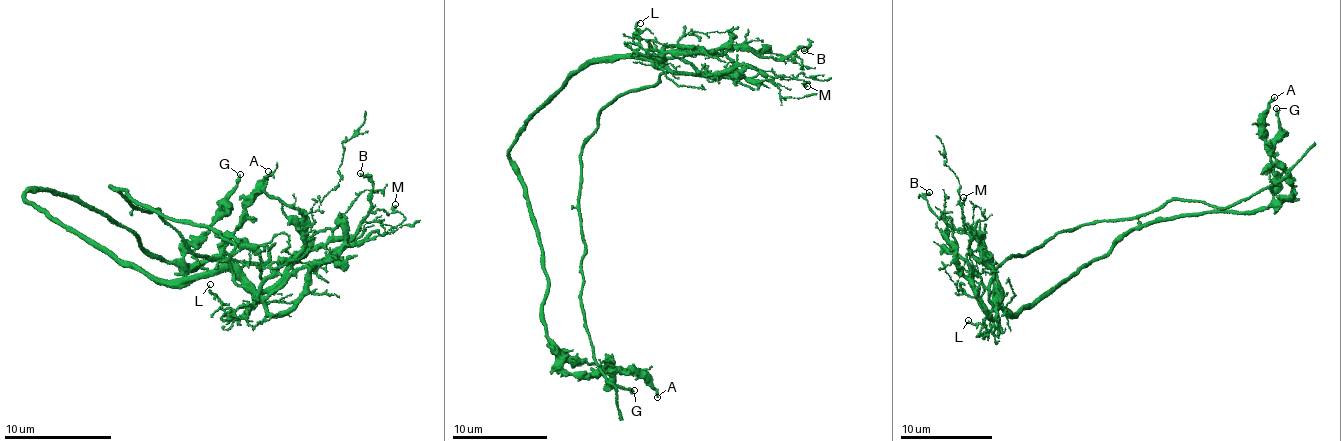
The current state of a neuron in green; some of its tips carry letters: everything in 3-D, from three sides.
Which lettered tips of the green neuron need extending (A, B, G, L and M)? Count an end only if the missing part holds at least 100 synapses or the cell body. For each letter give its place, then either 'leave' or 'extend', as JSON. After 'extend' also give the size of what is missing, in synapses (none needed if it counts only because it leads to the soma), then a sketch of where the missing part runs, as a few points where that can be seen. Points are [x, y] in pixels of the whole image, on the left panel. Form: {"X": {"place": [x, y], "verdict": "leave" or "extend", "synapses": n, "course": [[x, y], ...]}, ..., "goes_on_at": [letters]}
{"A": {"place": [268, 171], "verdict": "leave"}, "B": {"place": [360, 173], "verdict": "leave"}, "G": {"place": [240, 174], "verdict": "leave"}, "L": {"place": [210, 284], "verdict": "leave"}, "M": {"place": [395, 204], "verdict": "leave"}, "goes_on_at": []}

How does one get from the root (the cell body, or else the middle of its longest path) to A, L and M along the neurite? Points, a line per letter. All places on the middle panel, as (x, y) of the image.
A: (609, 104), (601, 108), (579, 156), (583, 320), (593, 360), (611, 362), (606, 372), (641, 377), (657, 397)
L: (609, 104), (632, 91), (656, 86), (667, 70), (635, 42), (640, 23)
M: (609, 104), (656, 86), (667, 70), (656, 60), (677, 72), (740, 74), (772, 81), (786, 76), (807, 86)

